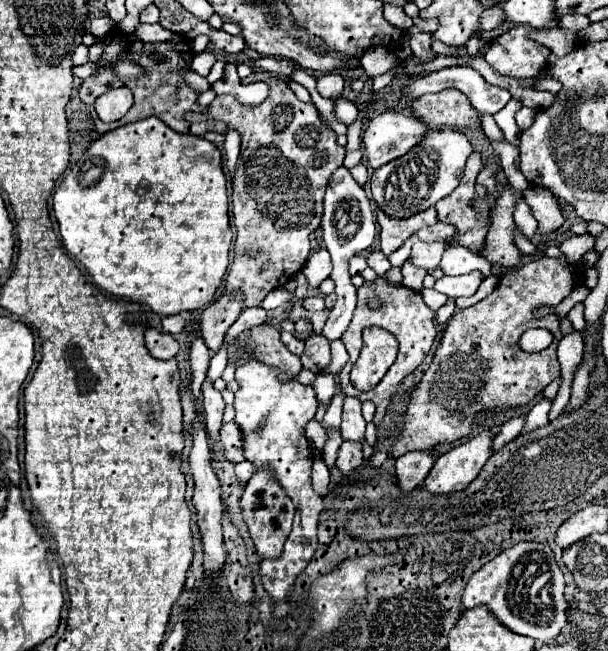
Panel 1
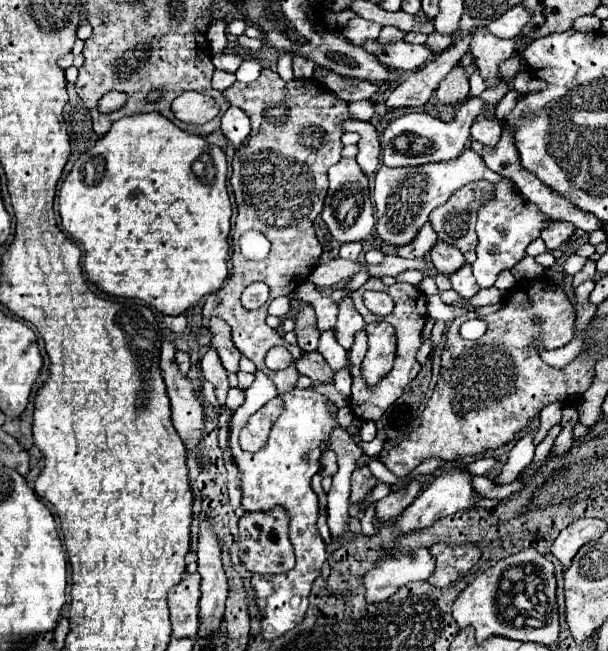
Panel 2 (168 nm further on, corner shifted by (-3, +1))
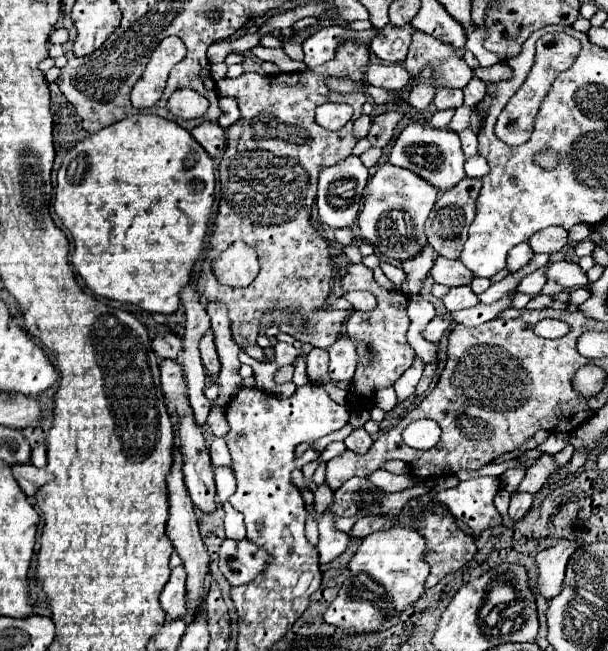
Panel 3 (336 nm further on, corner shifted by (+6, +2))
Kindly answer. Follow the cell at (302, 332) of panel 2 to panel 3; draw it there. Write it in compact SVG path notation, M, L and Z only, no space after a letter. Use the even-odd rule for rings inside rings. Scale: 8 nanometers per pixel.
M299 356L297 358L297 364L295 364L295 376L293 376L293 382L295 386L305 386L309 382L309 378L305 378L305 356Z

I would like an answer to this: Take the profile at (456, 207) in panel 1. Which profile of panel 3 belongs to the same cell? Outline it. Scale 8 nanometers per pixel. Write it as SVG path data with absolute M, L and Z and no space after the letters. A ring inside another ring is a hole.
M465 178L461 180L453 190L447 190L445 194L439 196L439 200L435 202L431 214L429 214L429 222L425 224L425 232L429 238L429 244L433 246L433 250L439 256L445 258L459 258L463 244L467 240L467 230L475 218L475 208L477 208L477 196L481 192L481 180L475 178Z

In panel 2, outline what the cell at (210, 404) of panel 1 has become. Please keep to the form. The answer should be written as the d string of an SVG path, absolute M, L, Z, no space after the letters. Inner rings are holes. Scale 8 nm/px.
M210 349L210 351L202 357L202 361L200 361L200 371L202 371L202 377L214 385L216 397L218 397L220 405L224 407L224 403L226 403L226 393L228 393L230 385L228 385L228 379L226 379L226 369L222 367L220 357L218 357L218 353L216 353L214 349Z

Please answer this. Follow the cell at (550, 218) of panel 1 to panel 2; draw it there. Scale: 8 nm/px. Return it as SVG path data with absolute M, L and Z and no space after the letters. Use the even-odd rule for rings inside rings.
M550 221L544 229L542 229L542 239L546 243L548 249L558 249L570 235L574 233L574 225L572 223L562 223L562 221Z

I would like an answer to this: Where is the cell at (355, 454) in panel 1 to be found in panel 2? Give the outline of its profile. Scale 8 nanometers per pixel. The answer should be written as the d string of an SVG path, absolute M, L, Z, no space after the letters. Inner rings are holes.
M366 465L356 467L352 473L352 495L350 495L350 503L358 503L364 499L364 495L376 485L376 477L370 473L370 469Z

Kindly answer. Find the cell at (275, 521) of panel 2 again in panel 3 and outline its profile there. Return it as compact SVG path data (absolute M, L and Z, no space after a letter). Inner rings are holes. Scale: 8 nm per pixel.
M225 540L219 550L219 570L231 586L243 586L251 582L265 566L265 552L257 550L249 540Z

